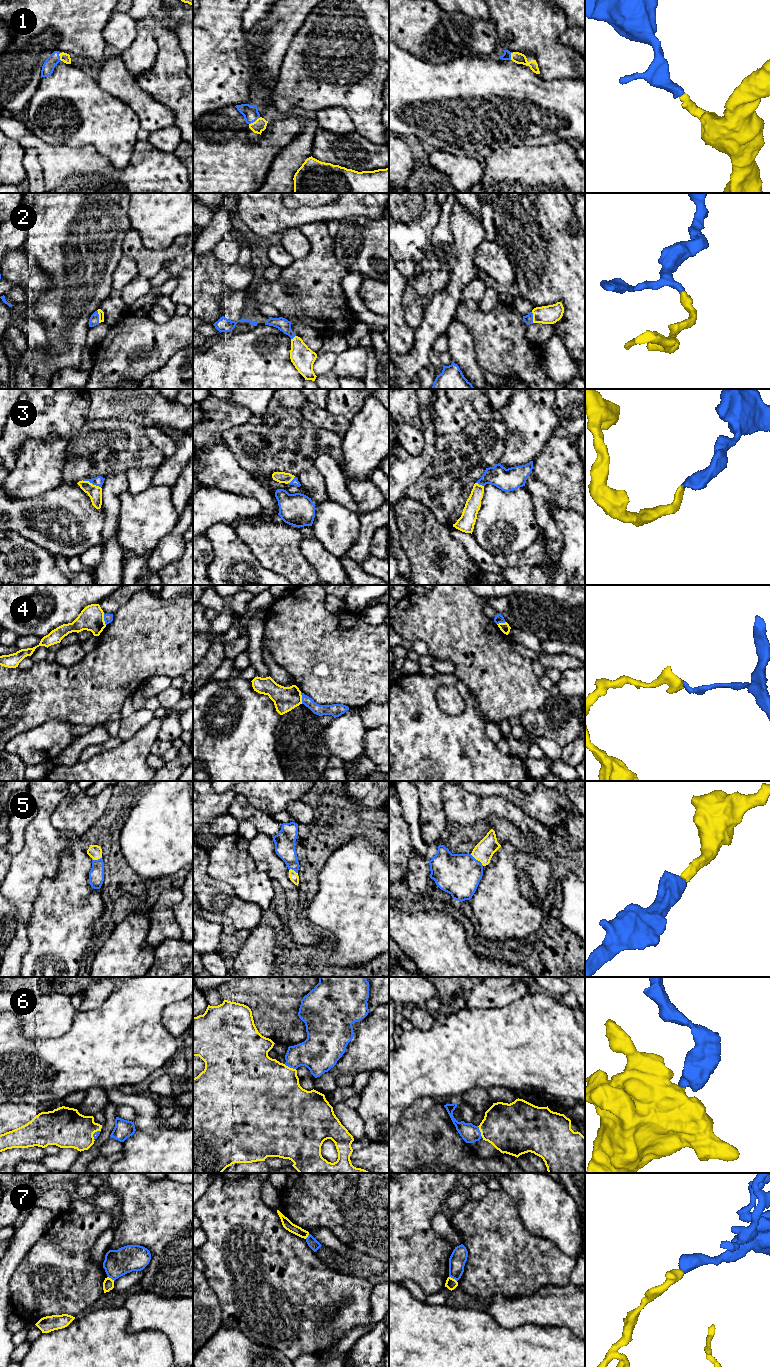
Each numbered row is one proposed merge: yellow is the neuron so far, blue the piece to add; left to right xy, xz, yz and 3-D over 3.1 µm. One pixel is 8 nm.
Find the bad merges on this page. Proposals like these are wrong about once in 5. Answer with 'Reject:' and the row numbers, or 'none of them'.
Reject: 4, 7

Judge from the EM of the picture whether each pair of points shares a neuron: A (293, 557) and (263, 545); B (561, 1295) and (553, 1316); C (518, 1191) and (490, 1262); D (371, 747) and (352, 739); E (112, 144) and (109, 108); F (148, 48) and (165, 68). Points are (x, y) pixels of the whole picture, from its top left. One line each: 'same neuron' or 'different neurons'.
A: same neuron
B: same neuron
C: different neurons
D: different neurons
E: same neuron
F: different neurons

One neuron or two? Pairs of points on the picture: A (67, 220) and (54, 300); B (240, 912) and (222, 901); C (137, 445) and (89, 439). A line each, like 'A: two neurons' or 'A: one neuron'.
A: one neuron
B: one neuron
C: one neuron

